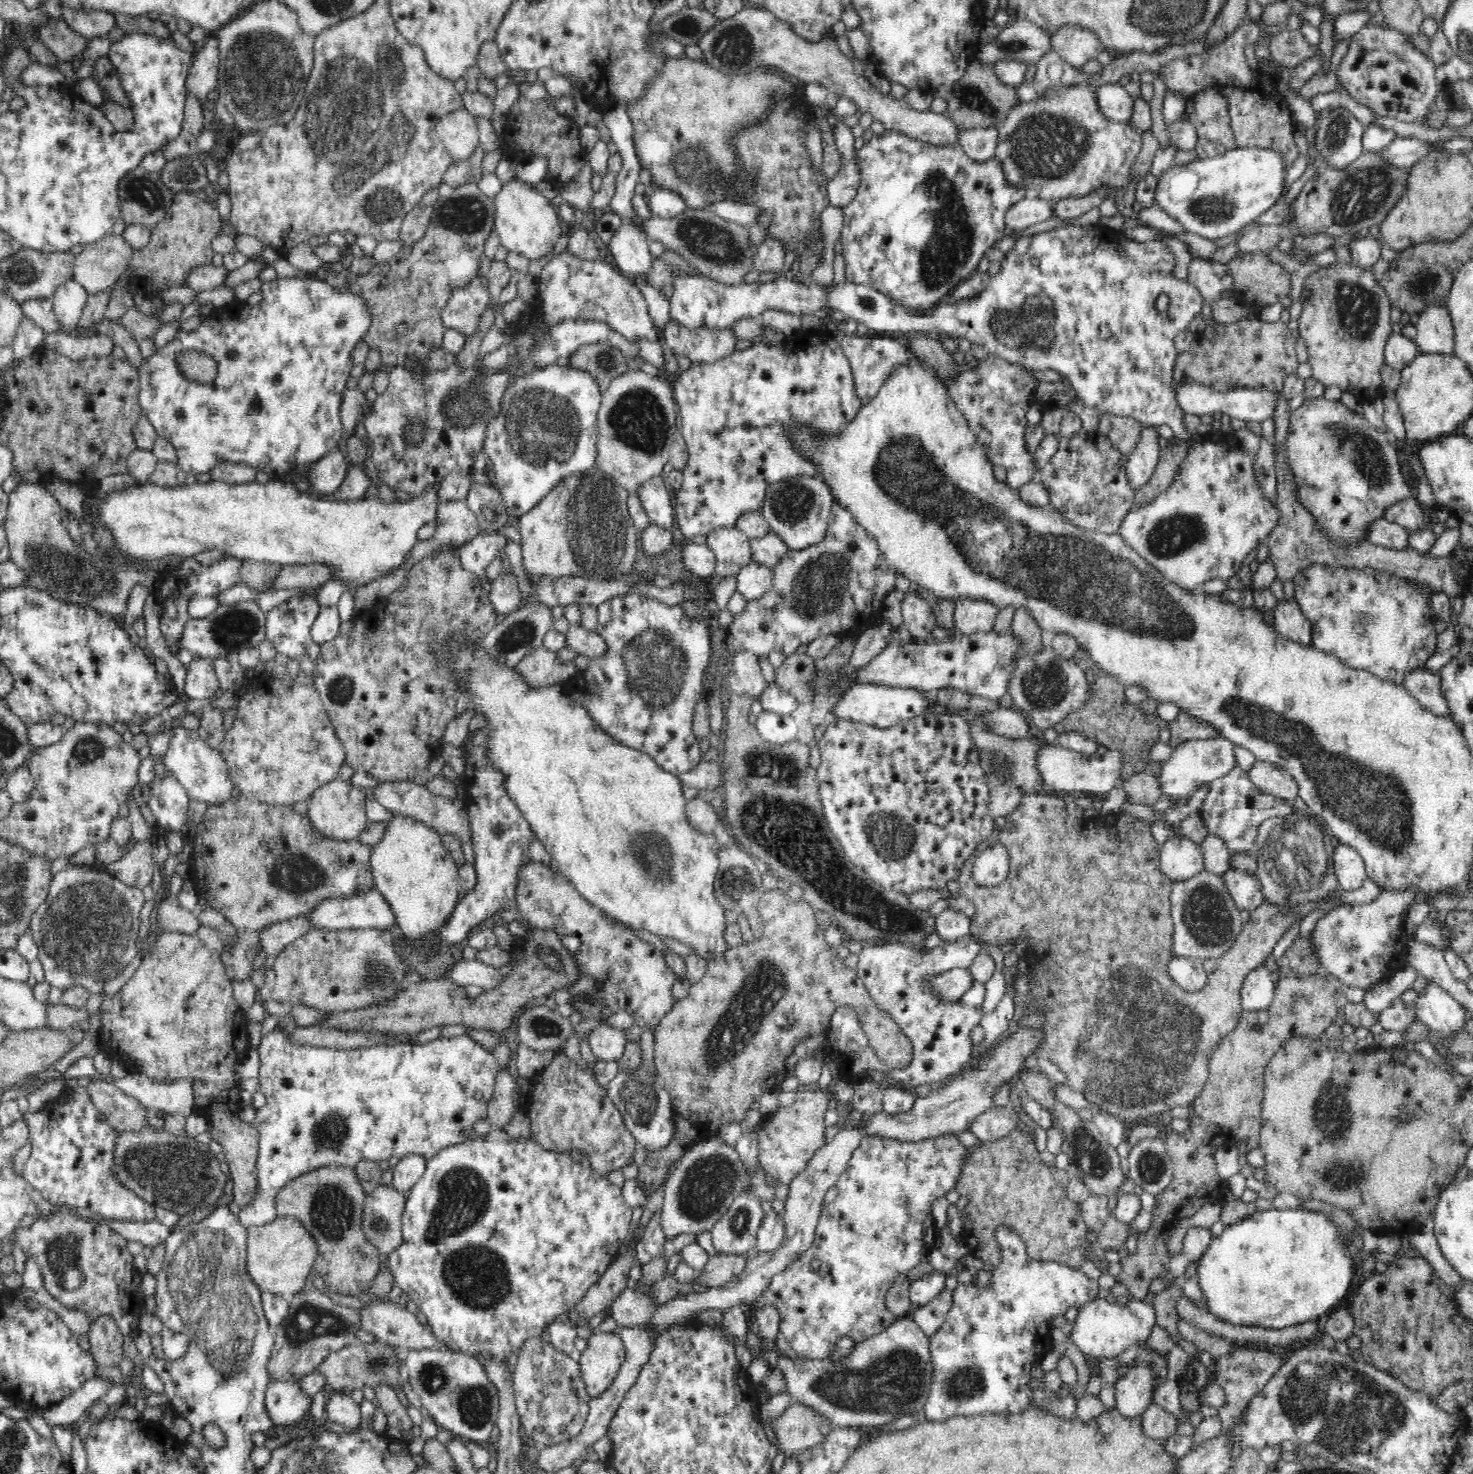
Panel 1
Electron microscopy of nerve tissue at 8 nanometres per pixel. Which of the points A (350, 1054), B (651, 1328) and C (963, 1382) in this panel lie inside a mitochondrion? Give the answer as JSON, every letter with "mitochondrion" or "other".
{"A":"other","B":"other","C":"mitochondrion"}

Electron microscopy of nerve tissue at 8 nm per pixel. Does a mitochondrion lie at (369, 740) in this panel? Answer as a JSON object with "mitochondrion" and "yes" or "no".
{"mitochondrion":"no"}

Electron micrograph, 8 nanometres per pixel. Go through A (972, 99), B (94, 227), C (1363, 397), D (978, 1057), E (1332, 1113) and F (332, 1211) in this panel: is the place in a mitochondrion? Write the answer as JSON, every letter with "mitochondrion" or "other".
{"A":"mitochondrion","B":"other","C":"other","D":"other","E":"mitochondrion","F":"mitochondrion"}

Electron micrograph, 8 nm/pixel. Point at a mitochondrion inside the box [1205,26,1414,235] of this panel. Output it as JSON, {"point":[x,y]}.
{"point":[1363,194]}

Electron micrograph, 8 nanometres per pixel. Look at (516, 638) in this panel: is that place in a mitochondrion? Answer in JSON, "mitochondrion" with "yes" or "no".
{"mitochondrion":"yes"}

